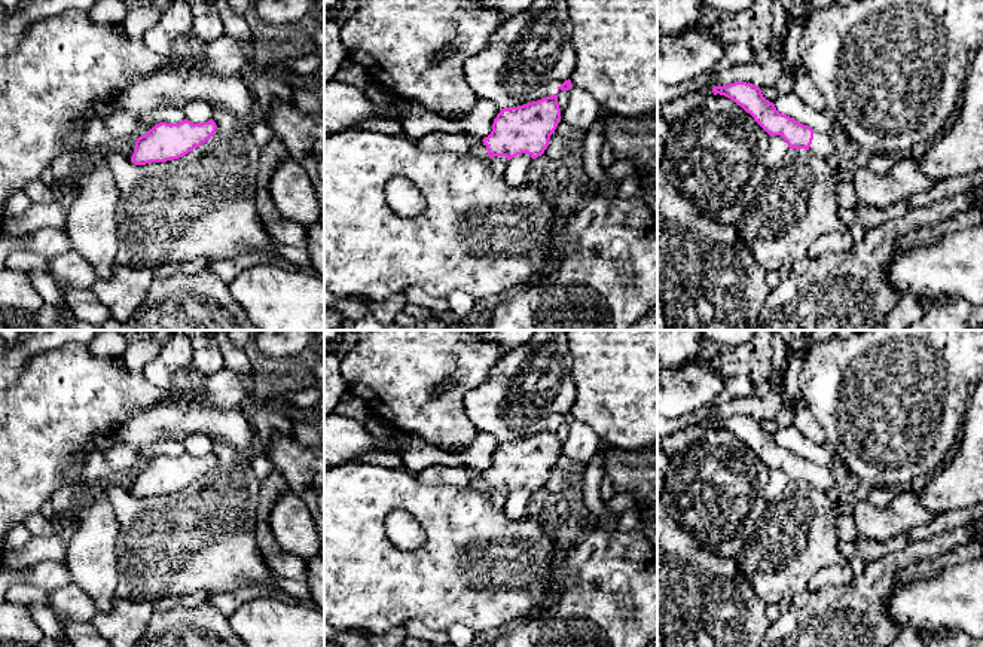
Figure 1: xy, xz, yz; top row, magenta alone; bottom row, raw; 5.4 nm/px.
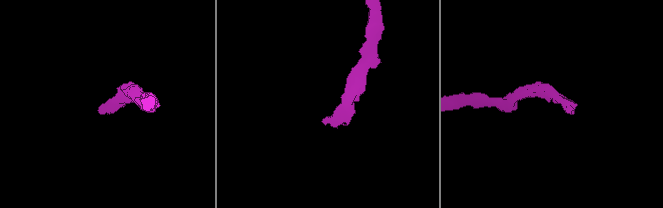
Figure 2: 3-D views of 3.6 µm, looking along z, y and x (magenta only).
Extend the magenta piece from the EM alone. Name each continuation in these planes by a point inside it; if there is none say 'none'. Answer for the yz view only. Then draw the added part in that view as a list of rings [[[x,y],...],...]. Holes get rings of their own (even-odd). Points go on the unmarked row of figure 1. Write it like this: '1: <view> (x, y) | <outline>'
1: yz (826, 482) | [[[813,464],[813,473],[812,473],[812,477],[809,480],[809,485],[819,489],[819,491],[833,494],[833,495],[836,491],[834,474],[831,473],[830,469],[818,466],[818,464]]]

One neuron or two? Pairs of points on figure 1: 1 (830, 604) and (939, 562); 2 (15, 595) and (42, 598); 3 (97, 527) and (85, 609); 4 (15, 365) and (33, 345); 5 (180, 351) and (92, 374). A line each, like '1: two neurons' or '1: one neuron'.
1: two neurons
2: one neuron
3: two neurons
4: one neuron
5: two neurons

